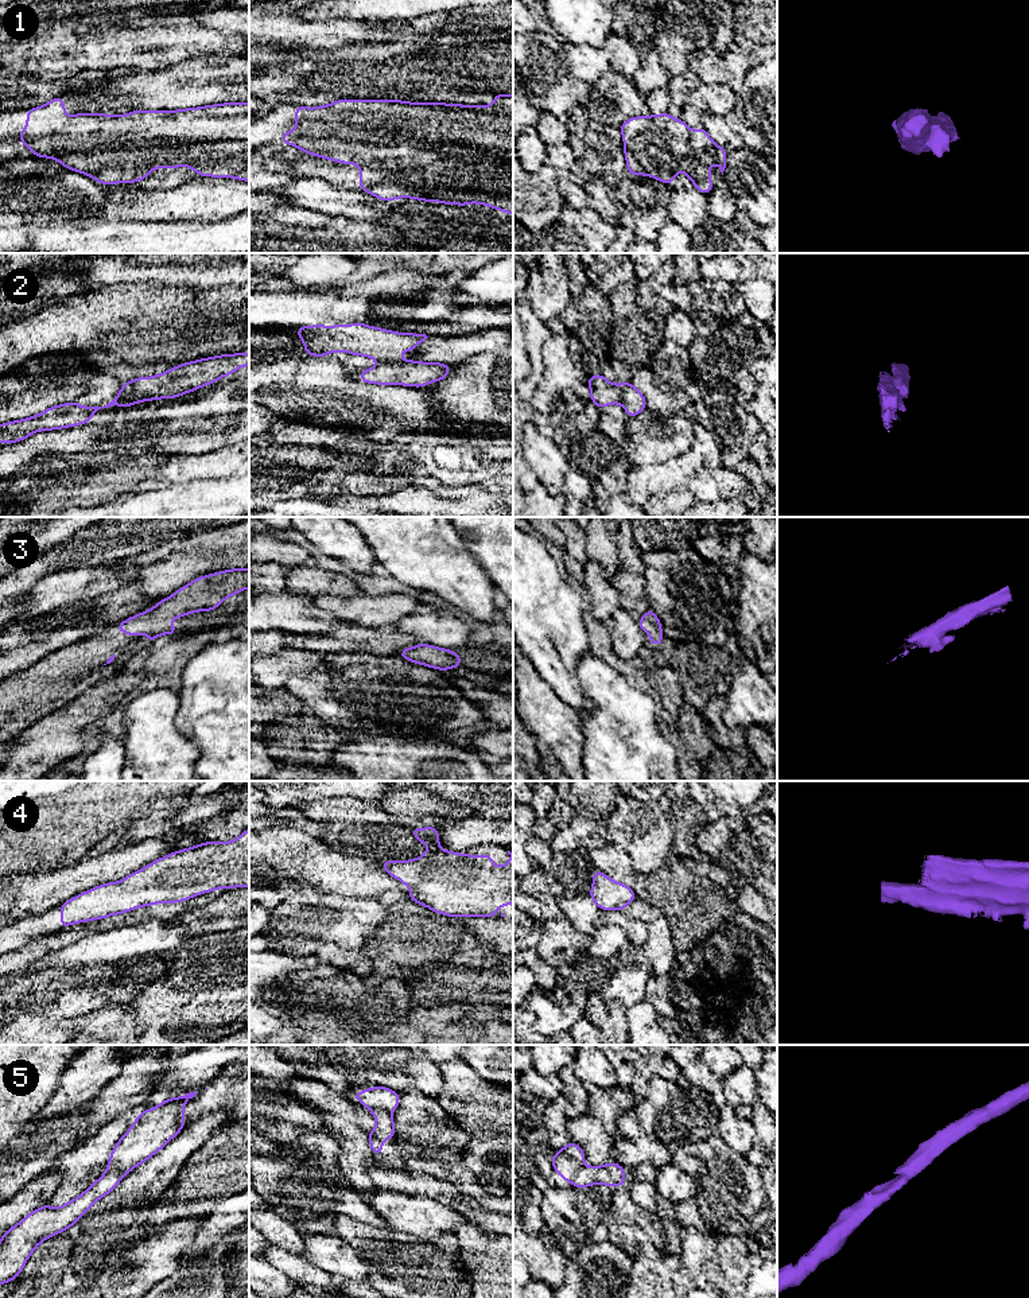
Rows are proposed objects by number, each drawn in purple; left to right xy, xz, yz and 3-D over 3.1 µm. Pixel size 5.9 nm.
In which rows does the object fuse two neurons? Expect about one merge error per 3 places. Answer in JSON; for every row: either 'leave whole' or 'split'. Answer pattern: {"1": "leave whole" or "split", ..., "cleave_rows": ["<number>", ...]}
{"1": "leave whole", "2": "split", "3": "leave whole", "4": "leave whole", "5": "split", "cleave_rows": ["2", "5"]}

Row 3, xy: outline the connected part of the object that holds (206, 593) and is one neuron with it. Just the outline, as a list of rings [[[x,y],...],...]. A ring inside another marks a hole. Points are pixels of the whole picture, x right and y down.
[[[233,568],[198,576],[176,590],[170,598],[159,601],[154,607],[119,623],[119,633],[131,633],[133,640],[144,631],[151,642],[159,636],[176,636],[172,618],[197,611],[213,611],[226,598],[249,588],[249,568]]]

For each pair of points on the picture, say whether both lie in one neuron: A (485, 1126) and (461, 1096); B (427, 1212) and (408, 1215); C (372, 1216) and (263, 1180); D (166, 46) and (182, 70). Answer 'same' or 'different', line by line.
A: same
B: same
C: same
D: different

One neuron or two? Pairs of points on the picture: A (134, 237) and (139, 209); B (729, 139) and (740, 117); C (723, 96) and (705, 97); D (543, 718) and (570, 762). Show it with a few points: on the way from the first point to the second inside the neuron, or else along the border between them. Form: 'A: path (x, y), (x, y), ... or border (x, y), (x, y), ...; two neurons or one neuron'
A: border (104, 220), (169, 220); two neurons
B: border (723, 119), (746, 146); two neurons
C: path (719, 97), (709, 97); one neuron
D: path (554, 729), (560, 752); one neuron

